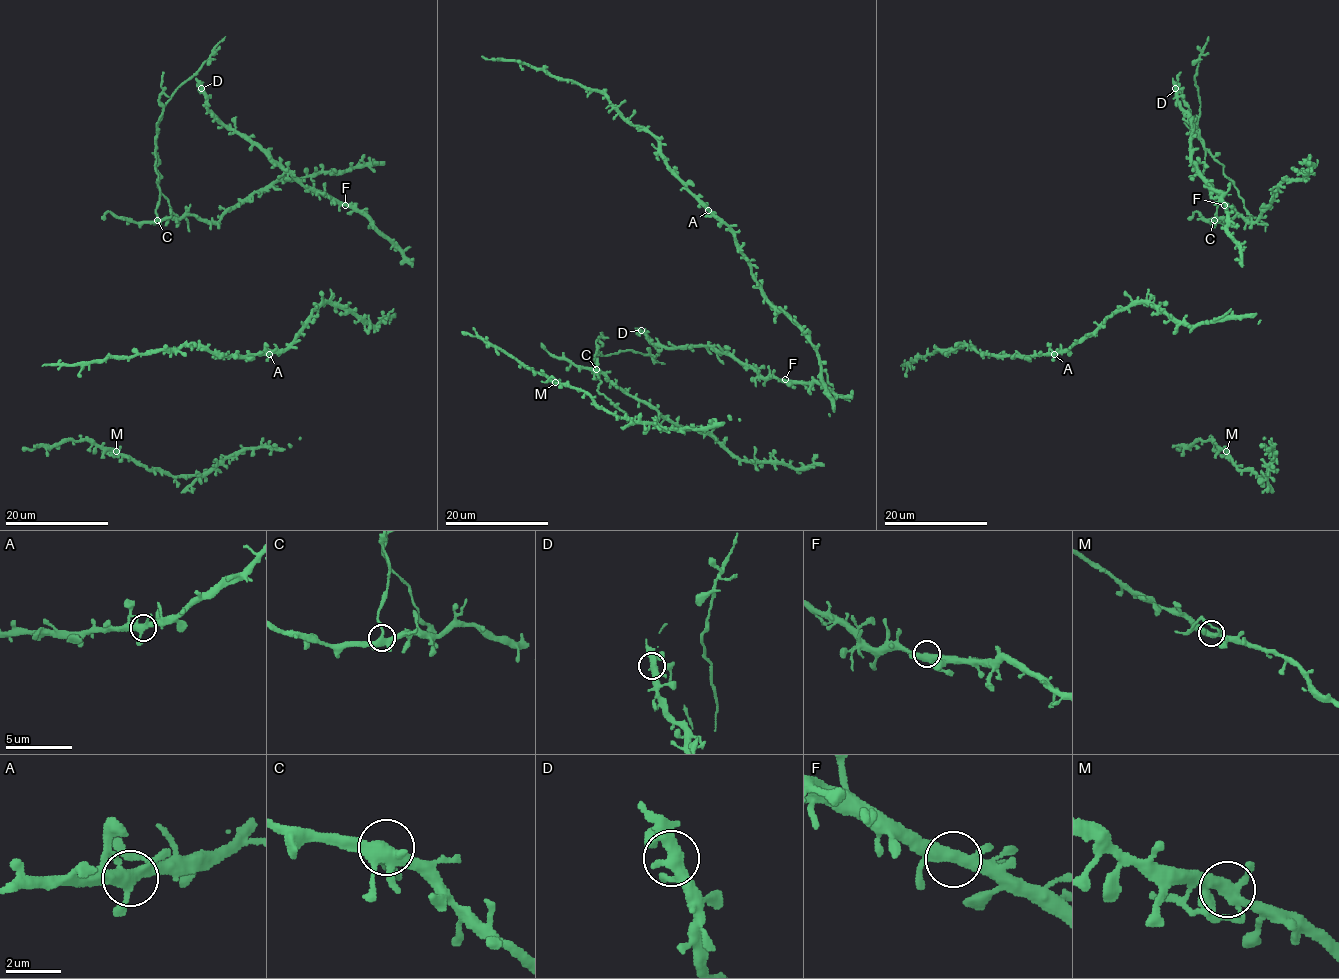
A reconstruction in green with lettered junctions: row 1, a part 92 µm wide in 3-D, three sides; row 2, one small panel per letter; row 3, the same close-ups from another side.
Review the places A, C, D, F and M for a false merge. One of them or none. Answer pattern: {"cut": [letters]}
{"cut": ["C"]}

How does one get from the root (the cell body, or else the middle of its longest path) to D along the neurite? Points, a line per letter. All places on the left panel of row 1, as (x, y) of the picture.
D: (345, 204), (298, 183), (254, 144), (229, 130), (208, 109), (205, 92), (201, 88)

